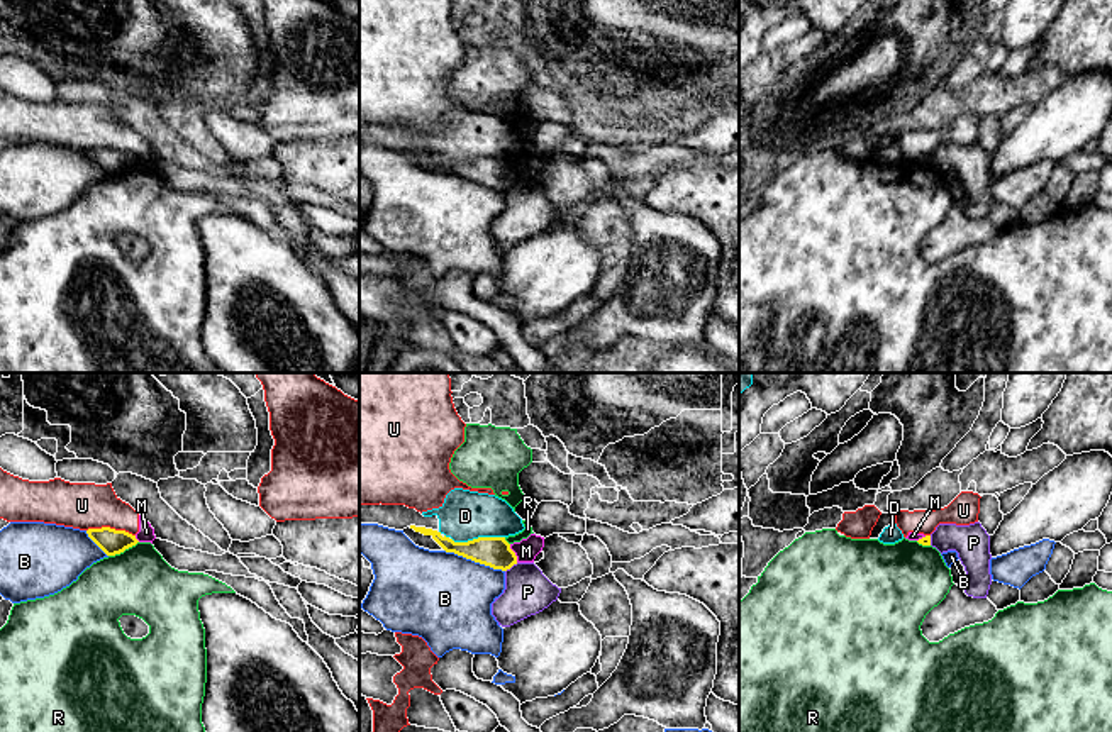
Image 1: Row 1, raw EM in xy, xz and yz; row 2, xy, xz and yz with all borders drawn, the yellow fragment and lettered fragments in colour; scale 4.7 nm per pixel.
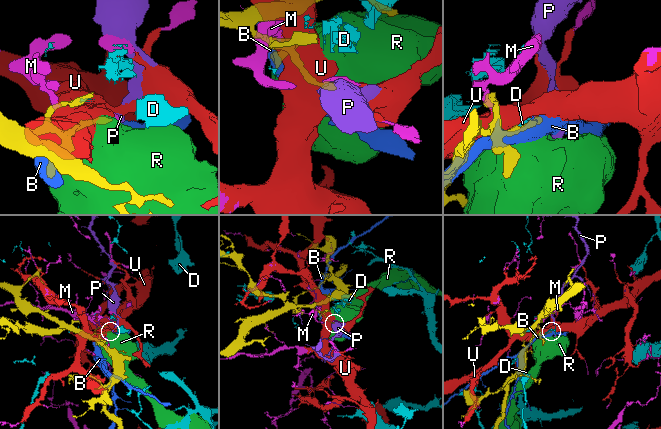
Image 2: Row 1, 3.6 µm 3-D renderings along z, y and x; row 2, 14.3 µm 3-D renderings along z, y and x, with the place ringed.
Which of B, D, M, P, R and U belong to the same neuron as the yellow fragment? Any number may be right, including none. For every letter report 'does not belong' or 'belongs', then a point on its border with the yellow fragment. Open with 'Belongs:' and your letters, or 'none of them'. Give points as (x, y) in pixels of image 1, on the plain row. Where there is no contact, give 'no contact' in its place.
Belongs: none of them
B: does not belong; contact xz (475, 182)
D: does not belong; contact xz (478, 158)
M: does not belong; contact xz (514, 173)
P: does not belong; contact xz (511, 187)
R: does not belong; contact xy (122, 171)
U: does not belong; contact xy (109, 148)

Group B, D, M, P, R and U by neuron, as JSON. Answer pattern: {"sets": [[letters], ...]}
{"sets": [["B"], ["D"], ["M", "U"], ["P"], ["R"]]}

